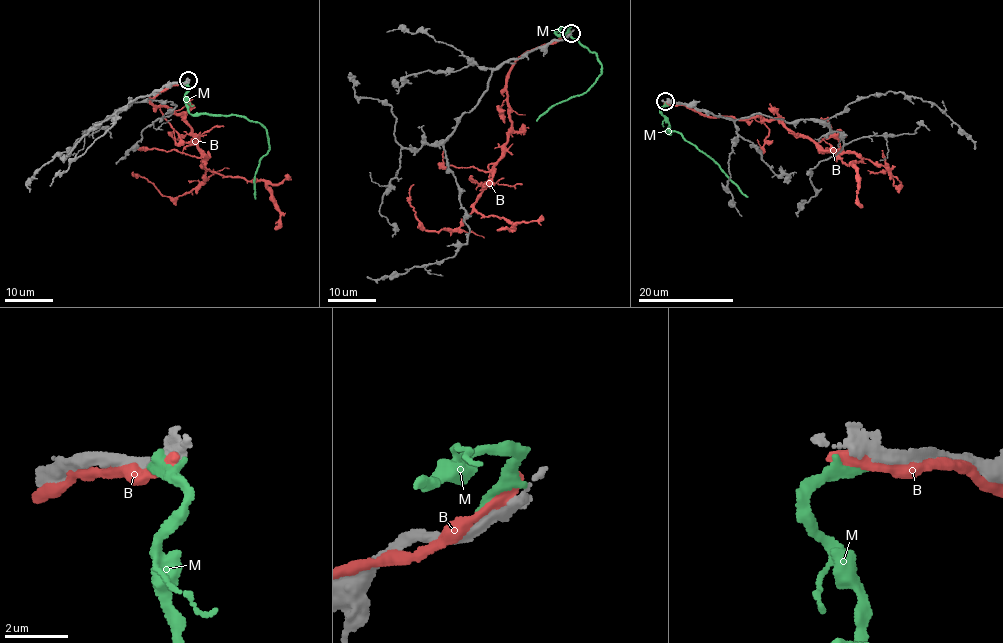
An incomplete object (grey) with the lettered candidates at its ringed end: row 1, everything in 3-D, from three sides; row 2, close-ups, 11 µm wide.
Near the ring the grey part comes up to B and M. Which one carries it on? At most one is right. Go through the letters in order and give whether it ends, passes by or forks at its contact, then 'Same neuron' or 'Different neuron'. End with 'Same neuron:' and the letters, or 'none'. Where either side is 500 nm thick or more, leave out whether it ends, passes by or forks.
B: It passes by. Different neuron
M: It ends there. Different neuron
Same neuron: none

